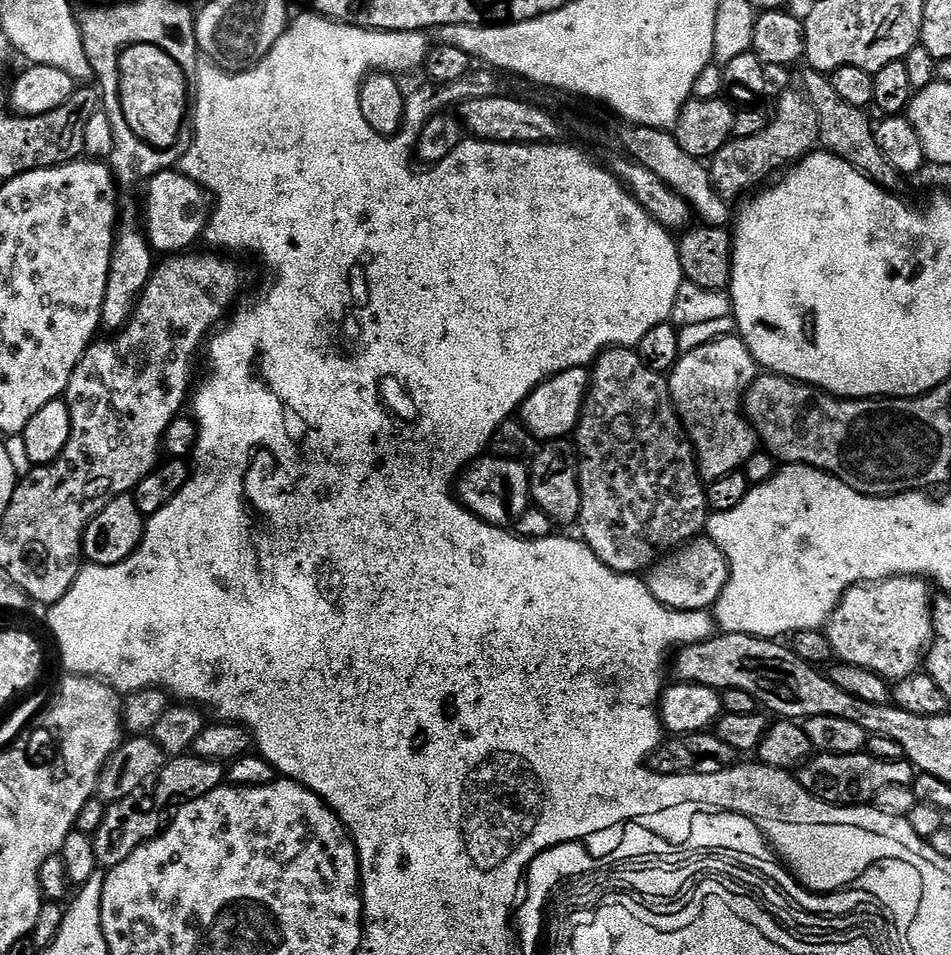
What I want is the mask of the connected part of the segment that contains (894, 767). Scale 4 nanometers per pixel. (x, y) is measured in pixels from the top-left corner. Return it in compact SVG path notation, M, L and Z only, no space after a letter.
M865 750L854 754L822 752L813 755L799 769L798 779L810 795L818 797L819 800L825 800L827 804L868 806L875 801L876 795L881 790L886 790L886 786L911 786L917 775L918 770L907 758L883 760Z

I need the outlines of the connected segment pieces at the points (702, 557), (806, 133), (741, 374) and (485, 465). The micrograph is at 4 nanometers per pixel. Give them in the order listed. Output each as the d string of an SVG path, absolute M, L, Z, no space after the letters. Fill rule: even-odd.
M702 536L658 560L649 569L646 583L659 604L676 611L695 612L714 606L728 578L728 560L724 552L712 540Z
M803 91L784 92L765 128L758 130L758 134L750 134L750 138L729 140L726 146L722 146L722 150L710 157L712 181L721 196L740 196L747 188L755 189L755 184L766 179L771 172L779 173L780 164L803 160L819 144L820 127L815 106Z
M736 334L719 337L683 353L680 361L667 373L676 413L692 441L696 467L705 481L717 480L722 474L743 469L744 463L758 451L756 431L744 414L744 396L757 375L755 358L746 342Z
M481 454L460 473L458 499L480 520L496 528L511 529L533 503L532 474L522 460L507 460L495 454Z

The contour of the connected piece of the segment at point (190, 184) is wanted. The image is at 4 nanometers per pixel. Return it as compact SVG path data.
M179 170L157 172L153 180L147 181L148 193L144 196L142 223L156 254L184 254L195 240L199 241L210 215L210 200L203 187Z

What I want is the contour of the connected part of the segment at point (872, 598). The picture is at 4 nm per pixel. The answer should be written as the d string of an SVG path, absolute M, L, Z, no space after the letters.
M890 576L853 586L826 625L833 657L870 670L889 682L904 680L921 671L934 635L931 591L929 581L918 576Z

